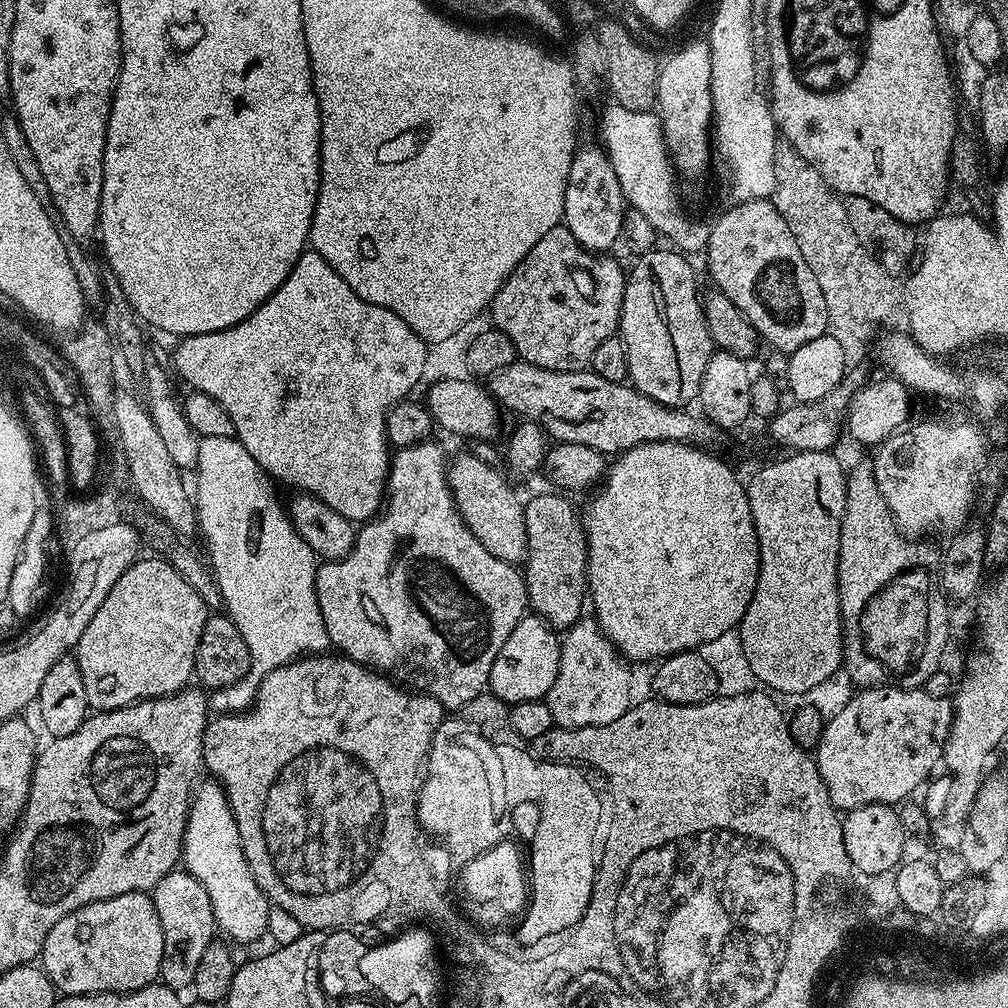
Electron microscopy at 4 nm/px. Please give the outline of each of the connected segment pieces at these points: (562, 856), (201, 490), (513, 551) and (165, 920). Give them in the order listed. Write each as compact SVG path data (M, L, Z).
M500 745L500 756L504 756L504 768L508 772L484 772L484 809L491 813L496 806L496 794L504 790L506 802L513 800L536 799L538 817L534 828L533 840L536 841L534 857L534 877L536 899L532 914L527 921L517 927L517 935L524 944L537 943L546 936L555 935L578 923L591 900L598 865L598 837L603 804L600 794L592 794L581 774L570 768L557 768L535 758L525 747Z
M231 436L200 440L194 475L198 532L201 537L204 535L208 543L207 559L224 599L223 611L232 619L234 626L238 626L238 634L246 638L246 646L252 655L252 672L262 678L267 672L278 670L292 660L299 660L309 654L327 653L330 641L316 597L318 558L294 530L287 507L282 500L280 504L276 497L268 473L261 470L254 458L250 458L250 450L246 450L246 446L242 446L235 436Z
M460 454L449 463L448 488L461 518L486 550L508 564L521 563L528 550L525 503L518 498L509 482L486 461L472 454Z
M173 870L156 883L150 895L154 910L158 910L158 922L162 922L164 939L159 983L177 990L191 989L194 973L198 971L198 962L218 932L214 906L210 906L210 894L206 894L206 886L202 886L198 878L183 870Z

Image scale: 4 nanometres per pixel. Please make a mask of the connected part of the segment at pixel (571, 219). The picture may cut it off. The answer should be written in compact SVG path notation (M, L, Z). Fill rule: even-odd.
M600 146L577 147L566 182L563 227L568 228L570 234L574 234L576 241L588 252L604 254L612 250L608 248L614 247L620 240L625 211L622 186L618 182L618 174L614 174L614 166L607 151Z

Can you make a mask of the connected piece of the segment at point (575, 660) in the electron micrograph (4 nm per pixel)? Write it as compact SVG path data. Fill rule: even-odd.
M582 618L563 633L558 678L550 686L546 702L557 728L598 727L622 718L630 706L632 678L619 652L604 637L595 618Z

